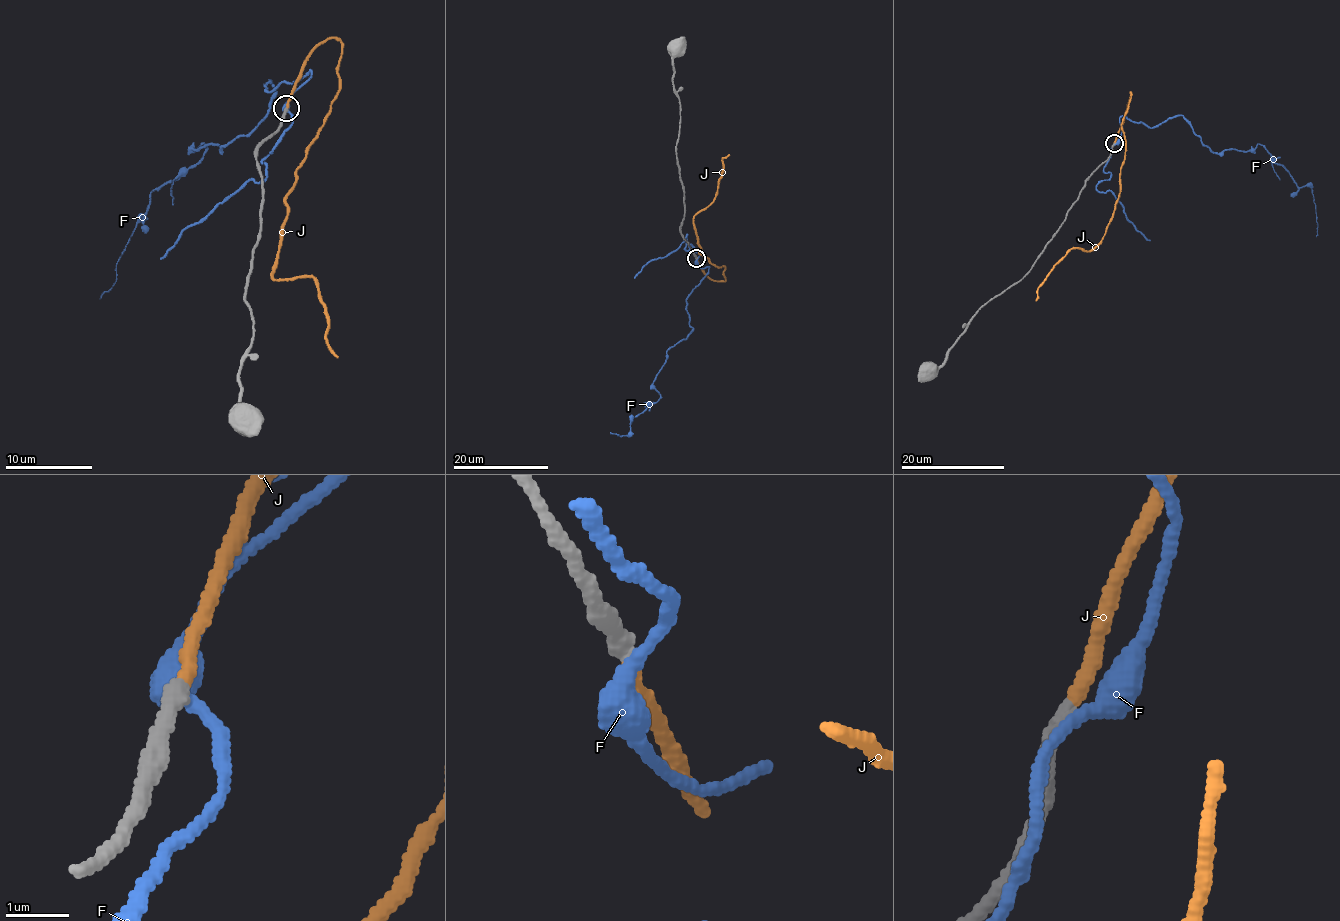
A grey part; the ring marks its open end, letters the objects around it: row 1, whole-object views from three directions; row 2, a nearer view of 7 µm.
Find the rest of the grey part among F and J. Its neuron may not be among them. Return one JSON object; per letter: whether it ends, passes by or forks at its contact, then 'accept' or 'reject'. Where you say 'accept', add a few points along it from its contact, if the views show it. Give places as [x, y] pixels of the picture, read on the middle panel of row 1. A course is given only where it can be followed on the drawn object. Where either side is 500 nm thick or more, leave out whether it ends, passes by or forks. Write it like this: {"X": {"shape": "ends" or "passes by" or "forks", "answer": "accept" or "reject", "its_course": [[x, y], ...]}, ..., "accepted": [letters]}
{"F": {"shape": "passes by", "answer": "reject"}, "J": {"shape": "ends", "answer": "accept", "its_course": [[696, 258], [704, 275], [725, 279], [724, 266], [700, 254], [694, 216], [716, 195], [723, 157], [729, 154]]}, "accepted": ["J"]}

